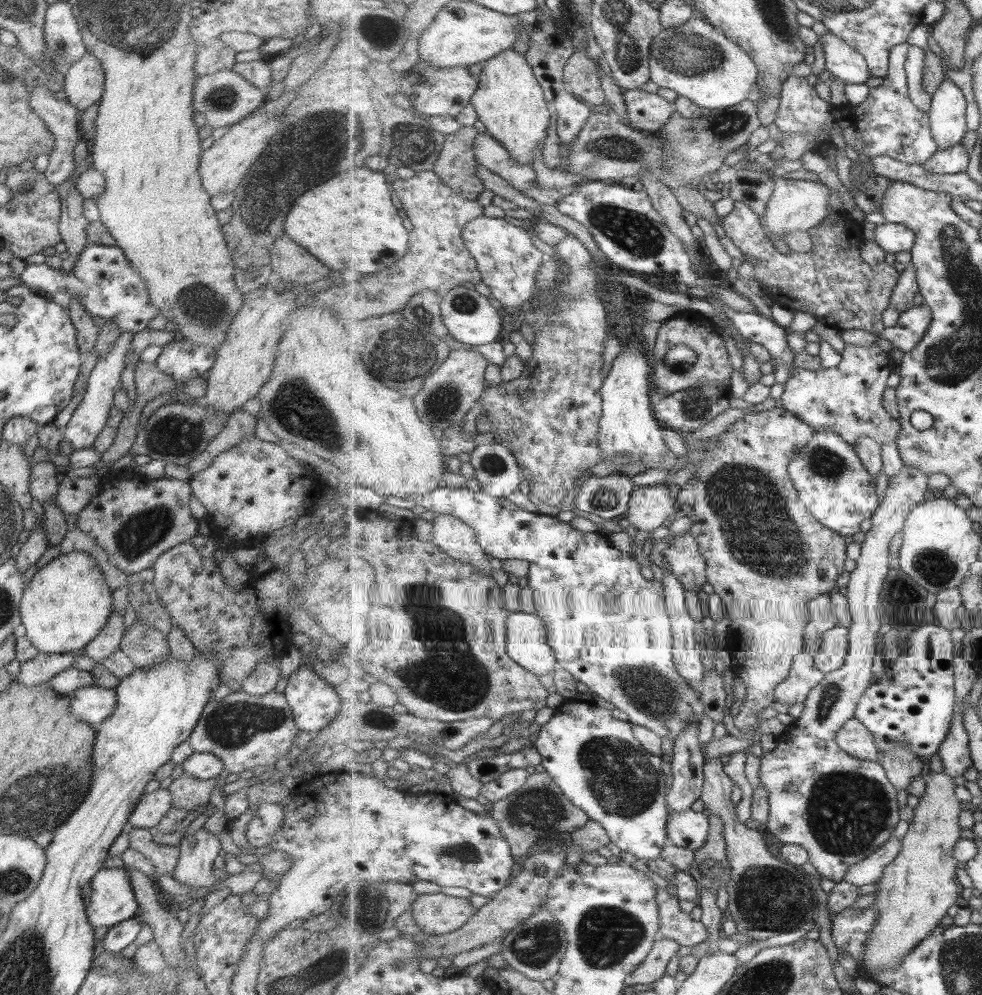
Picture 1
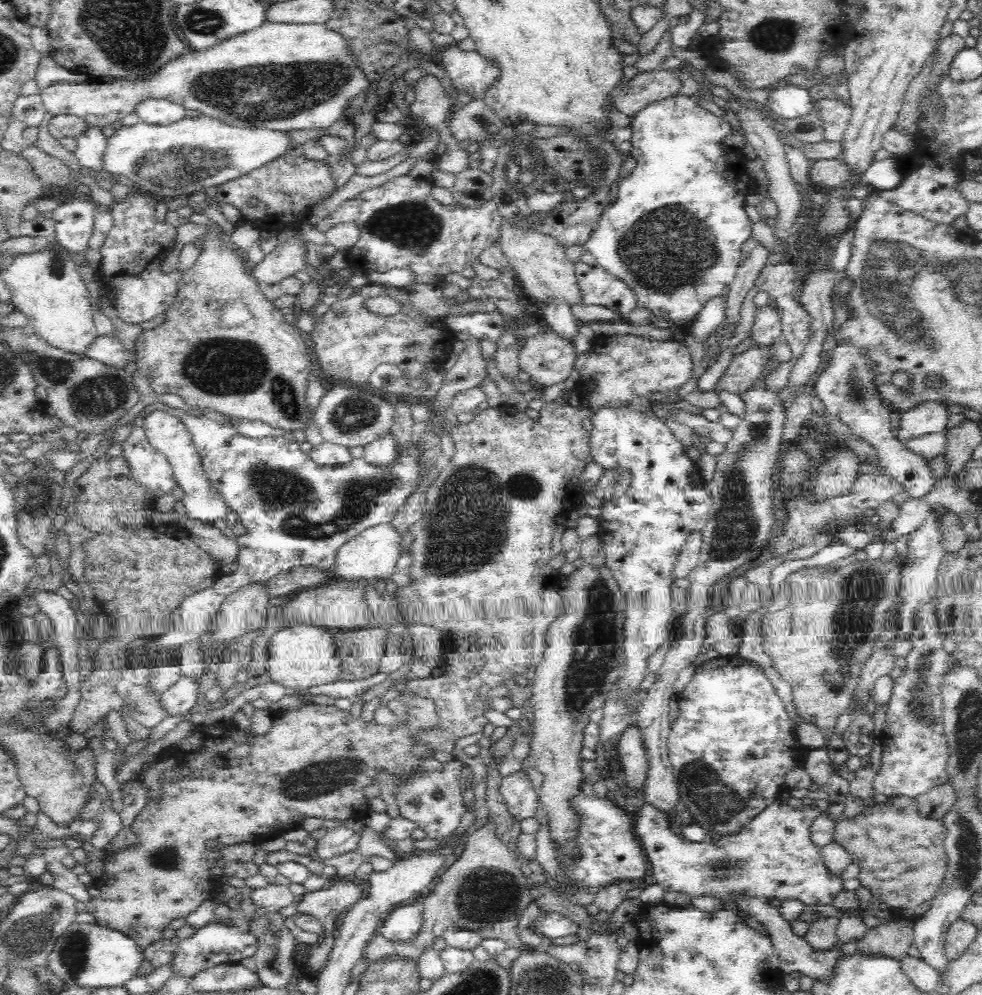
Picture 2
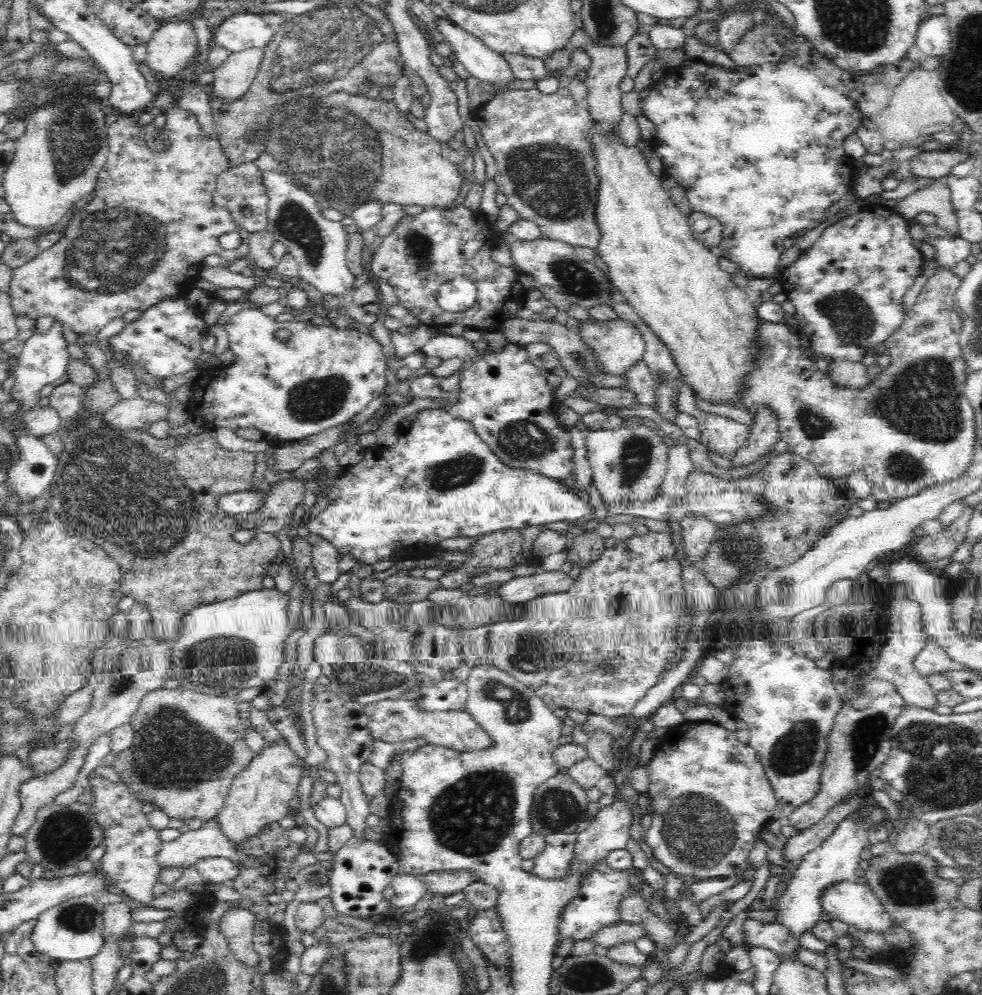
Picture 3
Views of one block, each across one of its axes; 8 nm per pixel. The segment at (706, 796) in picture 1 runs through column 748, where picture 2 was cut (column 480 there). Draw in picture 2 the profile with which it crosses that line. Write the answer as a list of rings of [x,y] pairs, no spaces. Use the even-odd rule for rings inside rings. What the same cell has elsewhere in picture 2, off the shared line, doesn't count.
[[[490,819],[484,826],[466,835],[464,850],[459,854],[458,860],[423,894],[423,922],[416,938],[408,944],[396,942],[393,945],[376,934],[364,948],[363,958],[374,963],[382,957],[396,955],[410,959],[417,969],[426,948],[430,948],[438,936],[443,936],[446,928],[454,925],[476,931],[483,939],[497,938],[505,947],[513,947],[520,952],[532,951],[532,947],[520,941],[517,927],[521,912],[534,902],[535,893],[530,886],[530,881],[517,864],[517,857],[498,838],[496,825]]]

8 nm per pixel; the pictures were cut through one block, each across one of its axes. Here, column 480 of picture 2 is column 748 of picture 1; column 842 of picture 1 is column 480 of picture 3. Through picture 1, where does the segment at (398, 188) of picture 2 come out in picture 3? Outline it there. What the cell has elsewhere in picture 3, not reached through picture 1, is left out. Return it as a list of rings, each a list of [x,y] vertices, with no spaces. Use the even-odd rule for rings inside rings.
[[[463,205],[449,210],[428,207],[414,217],[405,214],[404,218],[396,224],[396,228],[383,238],[382,244],[372,255],[372,273],[380,277],[382,282],[394,287],[394,296],[398,298],[399,304],[420,324],[432,327],[436,324],[446,326],[458,323],[482,331],[496,329],[502,327],[505,320],[516,316],[518,309],[523,307],[522,298],[527,291],[527,284],[520,274],[492,260],[492,252],[497,244],[497,233],[484,222],[480,212],[472,212],[470,208]],[[459,277],[468,278],[477,287],[477,299],[474,306],[465,312],[448,312],[437,303],[437,293],[442,284]]]

